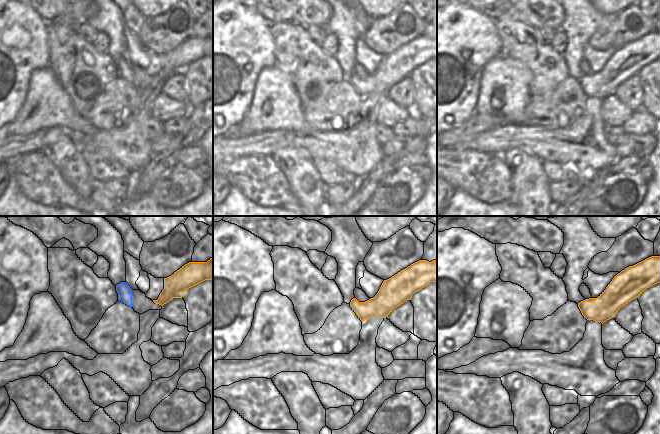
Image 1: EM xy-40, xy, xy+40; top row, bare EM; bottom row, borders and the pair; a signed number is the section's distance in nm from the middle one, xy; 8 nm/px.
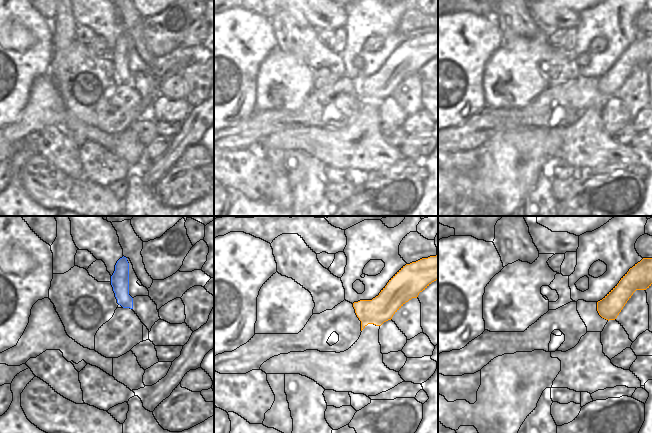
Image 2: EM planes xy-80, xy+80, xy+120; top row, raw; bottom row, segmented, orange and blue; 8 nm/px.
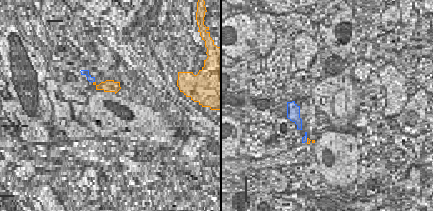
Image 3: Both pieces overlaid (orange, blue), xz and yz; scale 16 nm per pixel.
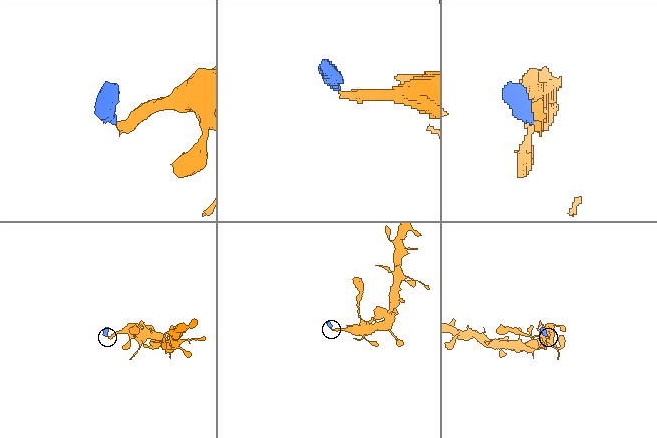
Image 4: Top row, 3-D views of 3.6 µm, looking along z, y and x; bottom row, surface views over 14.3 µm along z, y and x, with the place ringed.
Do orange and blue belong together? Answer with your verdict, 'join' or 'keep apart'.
join

